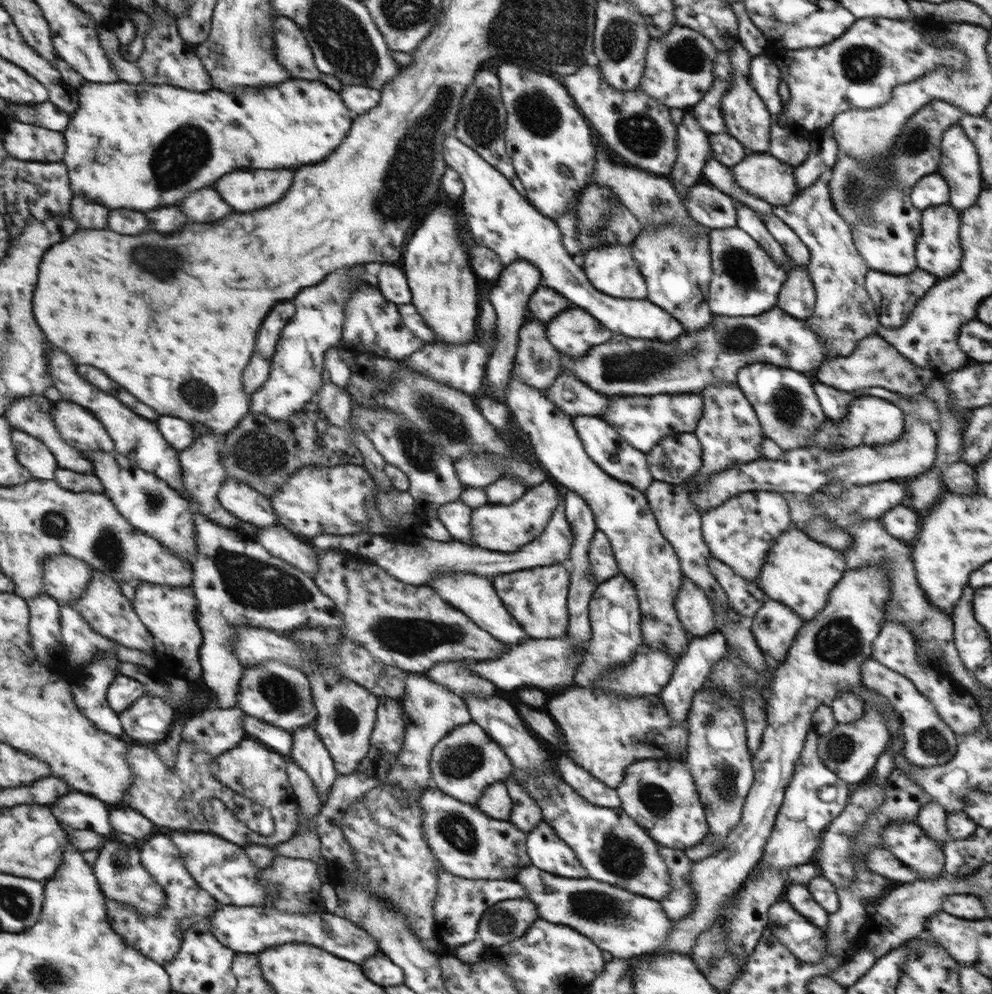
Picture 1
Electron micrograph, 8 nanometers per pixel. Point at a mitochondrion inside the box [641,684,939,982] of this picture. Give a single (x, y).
(723, 783)

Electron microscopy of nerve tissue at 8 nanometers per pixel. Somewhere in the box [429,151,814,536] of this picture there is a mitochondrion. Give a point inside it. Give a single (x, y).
(620, 366)

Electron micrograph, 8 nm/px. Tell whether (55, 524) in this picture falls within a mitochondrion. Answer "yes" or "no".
yes

